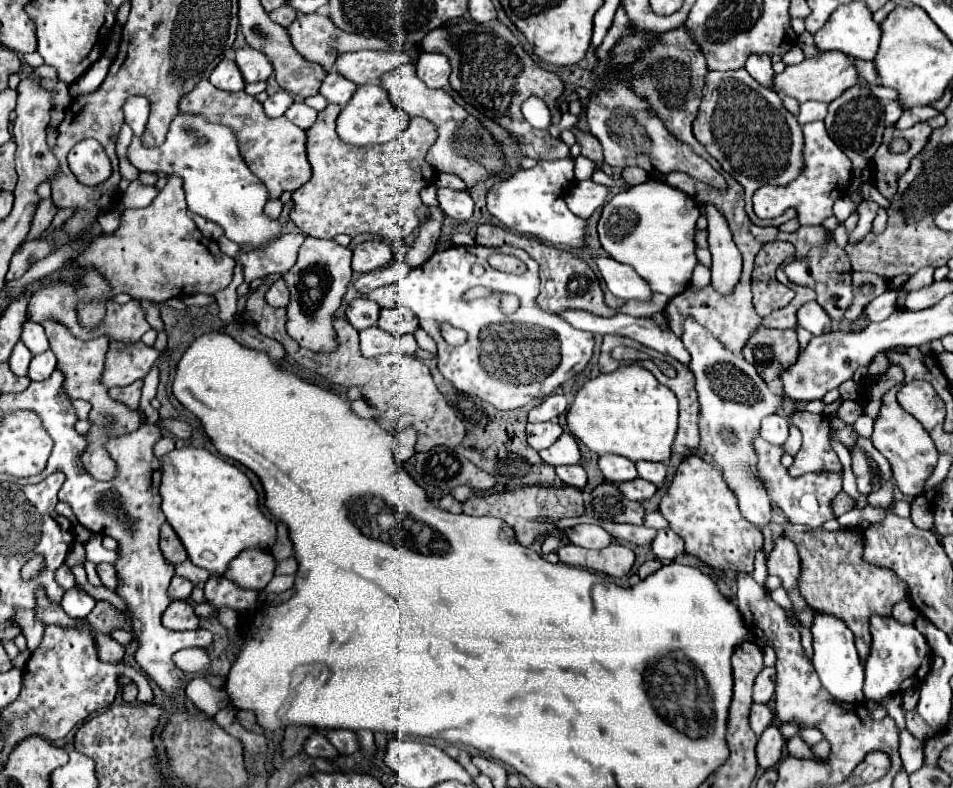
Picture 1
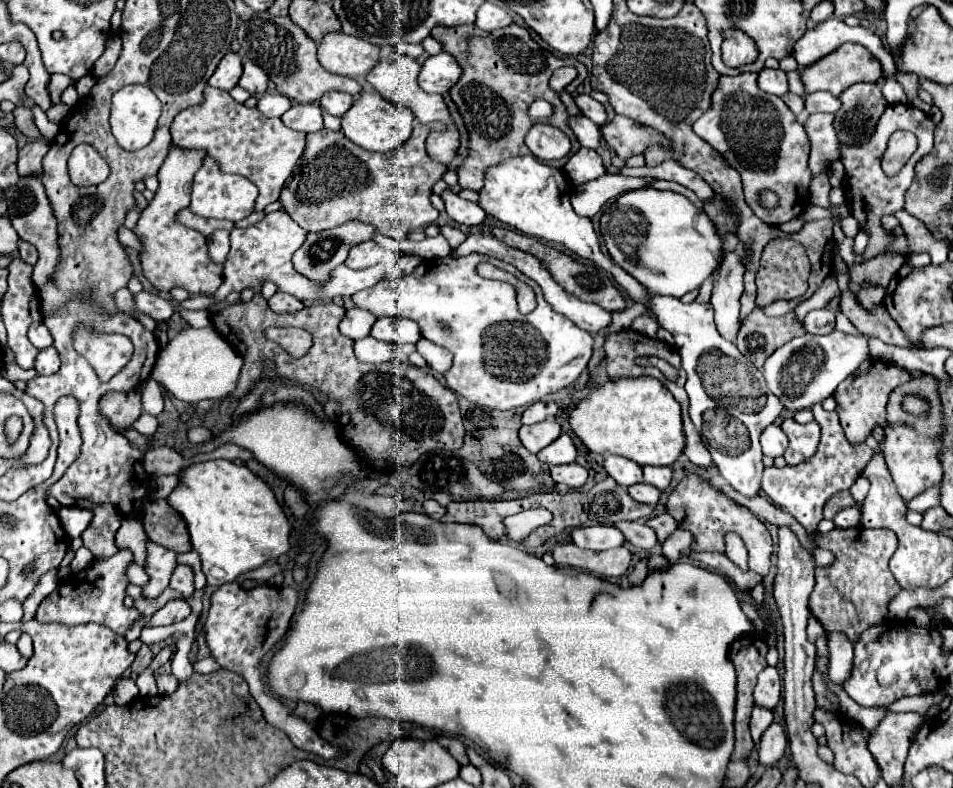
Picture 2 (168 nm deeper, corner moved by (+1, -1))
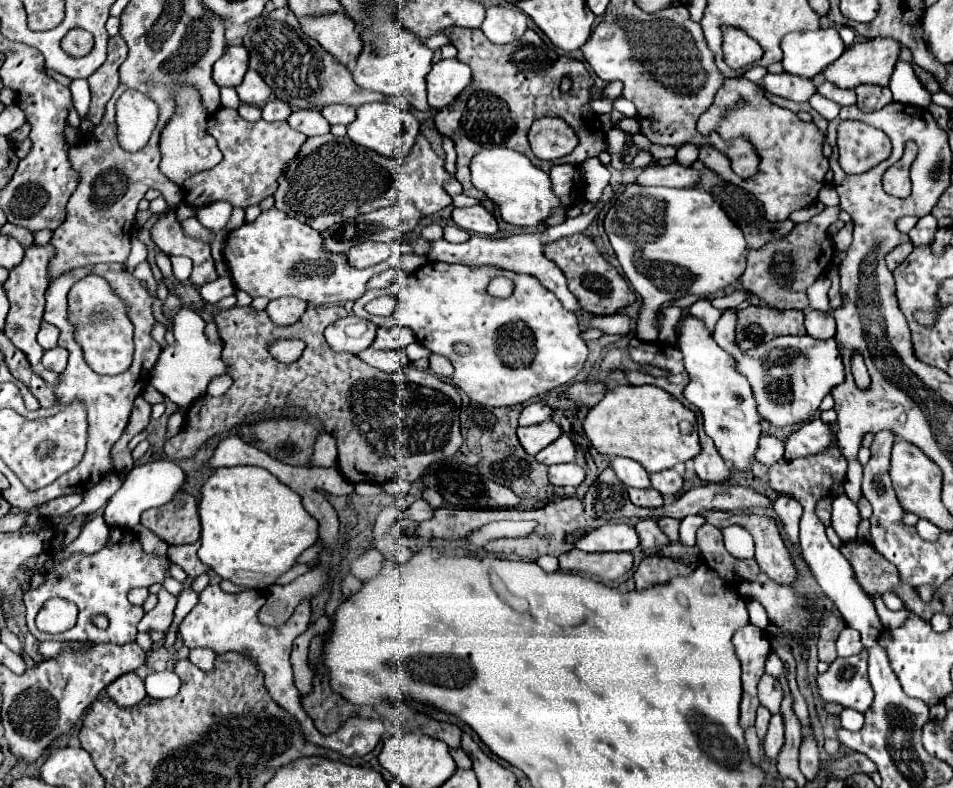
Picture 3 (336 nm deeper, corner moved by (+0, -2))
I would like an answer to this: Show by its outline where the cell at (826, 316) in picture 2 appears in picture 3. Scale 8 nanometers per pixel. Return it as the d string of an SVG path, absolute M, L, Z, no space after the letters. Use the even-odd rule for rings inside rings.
M808 310L806 312L806 330L810 336L826 340L836 334L836 322L830 316L830 312L820 312L820 310Z

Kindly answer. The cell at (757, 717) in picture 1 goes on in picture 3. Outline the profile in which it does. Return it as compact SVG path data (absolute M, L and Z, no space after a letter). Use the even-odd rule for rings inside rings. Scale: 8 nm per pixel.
M758 706L758 714L756 714L756 730L758 730L758 738L762 740L766 736L768 730L768 722L770 722L770 712L764 706Z

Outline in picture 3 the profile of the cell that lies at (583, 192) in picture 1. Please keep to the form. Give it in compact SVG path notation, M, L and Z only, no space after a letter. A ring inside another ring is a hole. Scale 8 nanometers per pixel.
M672 162L668 166L654 166L644 168L644 172L636 180L644 186L674 186L674 188L694 188L700 184L700 172L696 168L682 168L682 164Z

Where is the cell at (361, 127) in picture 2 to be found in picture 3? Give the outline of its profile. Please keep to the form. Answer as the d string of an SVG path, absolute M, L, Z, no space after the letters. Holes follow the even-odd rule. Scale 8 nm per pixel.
M374 102L360 106L356 120L348 124L348 138L354 144L366 146L388 158L406 158L418 134L420 134L420 122L410 112L404 112L390 102Z

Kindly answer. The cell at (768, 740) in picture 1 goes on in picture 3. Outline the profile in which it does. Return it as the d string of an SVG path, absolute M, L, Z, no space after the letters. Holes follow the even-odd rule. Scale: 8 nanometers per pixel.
M774 714L770 720L770 726L768 726L768 734L762 742L766 756L776 760L782 744L784 744L784 720L782 720L782 714Z

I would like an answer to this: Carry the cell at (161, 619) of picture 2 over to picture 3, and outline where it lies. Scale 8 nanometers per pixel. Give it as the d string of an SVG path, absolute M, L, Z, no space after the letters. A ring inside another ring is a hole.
M160 590L158 592L158 604L150 612L144 614L144 618L138 624L138 630L140 632L152 632L152 630L166 632L172 624L174 608L176 608L176 598L170 592Z

